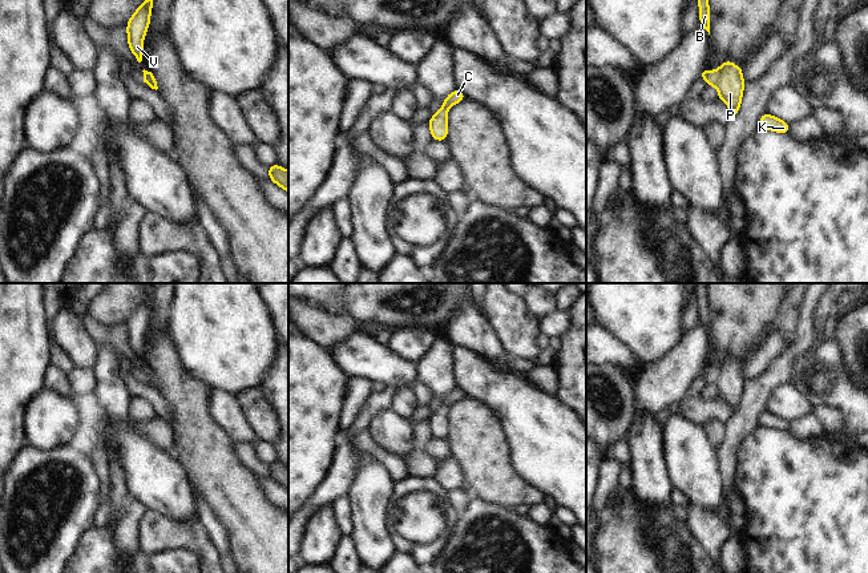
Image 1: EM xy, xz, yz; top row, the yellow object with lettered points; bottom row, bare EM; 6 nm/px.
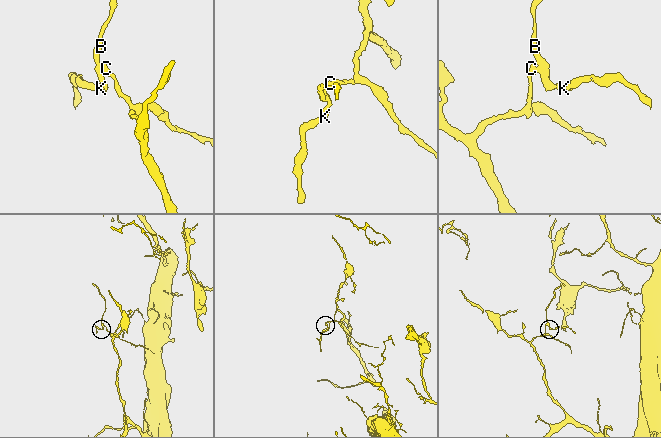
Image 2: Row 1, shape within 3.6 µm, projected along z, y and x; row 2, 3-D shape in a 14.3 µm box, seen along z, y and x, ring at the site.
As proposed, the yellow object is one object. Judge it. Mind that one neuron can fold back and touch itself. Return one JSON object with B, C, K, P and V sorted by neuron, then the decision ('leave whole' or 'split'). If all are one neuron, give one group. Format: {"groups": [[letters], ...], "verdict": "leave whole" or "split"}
{"groups": [["B", "K", "P", "V"], ["C"]], "verdict": "split"}

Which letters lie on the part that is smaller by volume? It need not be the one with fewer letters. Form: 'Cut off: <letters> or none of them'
Cut off: B, K, P, V

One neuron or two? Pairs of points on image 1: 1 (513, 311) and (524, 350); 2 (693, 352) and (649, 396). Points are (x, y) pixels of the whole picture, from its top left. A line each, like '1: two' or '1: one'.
1: one
2: one

